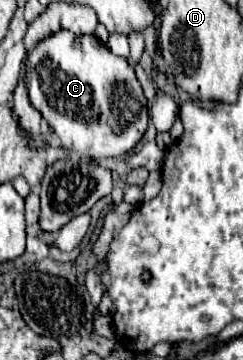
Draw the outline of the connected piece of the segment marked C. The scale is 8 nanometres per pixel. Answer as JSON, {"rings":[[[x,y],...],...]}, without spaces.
{"rings":[[[61,30],[31,50],[25,68],[31,104],[61,138],[65,150],[89,158],[111,158],[127,154],[143,138],[147,102],[135,72],[125,58],[113,56],[95,36],[75,36],[69,30]]]}

